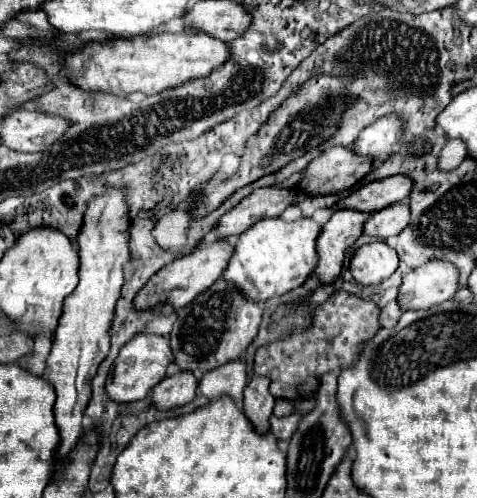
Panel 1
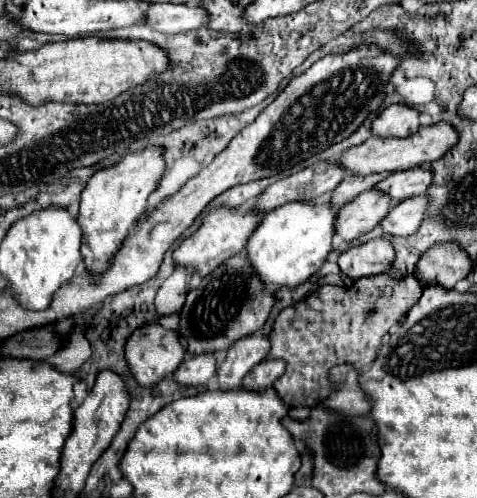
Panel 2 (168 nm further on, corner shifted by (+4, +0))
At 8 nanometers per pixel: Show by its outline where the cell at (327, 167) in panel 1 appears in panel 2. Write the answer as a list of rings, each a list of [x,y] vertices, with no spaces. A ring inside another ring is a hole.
[[[435,123],[435,125],[421,125],[415,135],[403,137],[403,139],[377,139],[371,137],[365,143],[357,147],[349,147],[339,157],[339,165],[353,175],[371,175],[371,173],[395,173],[413,169],[423,163],[433,163],[435,159],[441,159],[453,145],[457,143],[457,133],[447,127],[447,123]]]

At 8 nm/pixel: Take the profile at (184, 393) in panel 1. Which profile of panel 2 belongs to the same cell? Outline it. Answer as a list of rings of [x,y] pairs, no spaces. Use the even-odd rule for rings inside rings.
[[[197,355],[197,359],[185,357],[177,371],[173,373],[173,381],[183,387],[199,387],[213,377],[215,369],[217,359],[209,359],[209,355]]]

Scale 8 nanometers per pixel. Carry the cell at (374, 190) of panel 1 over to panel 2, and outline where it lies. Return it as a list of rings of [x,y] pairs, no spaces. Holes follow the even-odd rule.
[[[415,167],[415,169],[391,173],[387,179],[379,181],[373,189],[387,193],[393,201],[403,201],[415,195],[423,195],[429,183],[431,183],[431,171]]]

